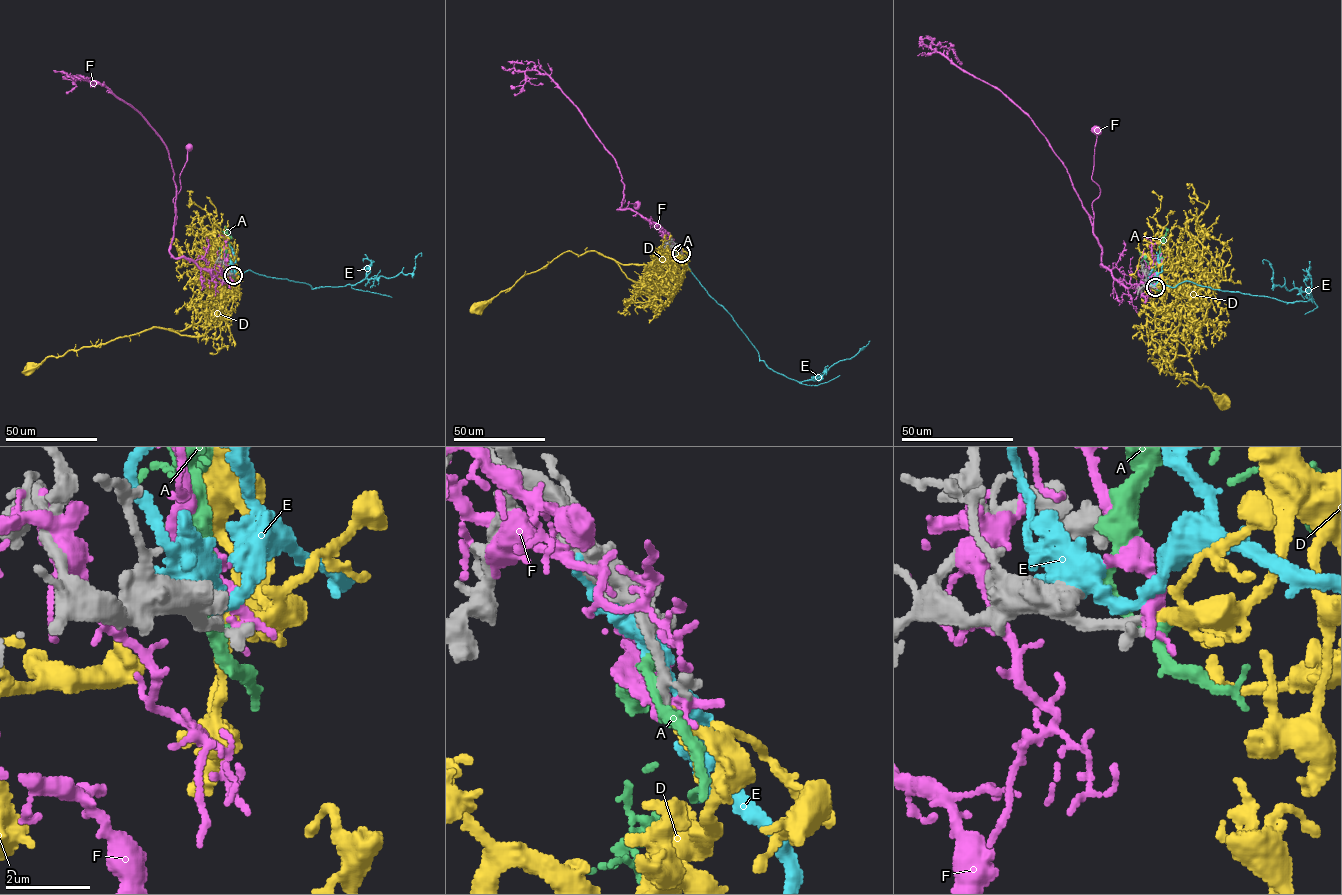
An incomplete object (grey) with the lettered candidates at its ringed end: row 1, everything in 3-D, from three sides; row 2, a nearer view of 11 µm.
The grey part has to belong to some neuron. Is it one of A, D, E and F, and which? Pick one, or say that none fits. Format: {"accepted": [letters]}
{"accepted": ["D"]}

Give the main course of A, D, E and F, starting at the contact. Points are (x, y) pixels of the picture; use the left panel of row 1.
A: (232, 275), (229, 236), (224, 226)
D: (233, 275), (234, 270), (225, 278), (223, 303), (200, 336), (152, 328), (97, 346), (69, 350), (32, 368)
E: (233, 275), (251, 270), (309, 284), (312, 288), (341, 287), (411, 273), (416, 257), (420, 253), (421, 256)
F: (233, 275), (230, 266), (223, 265), (212, 275), (169, 252), (176, 223), (173, 201), (181, 187), (188, 147)

